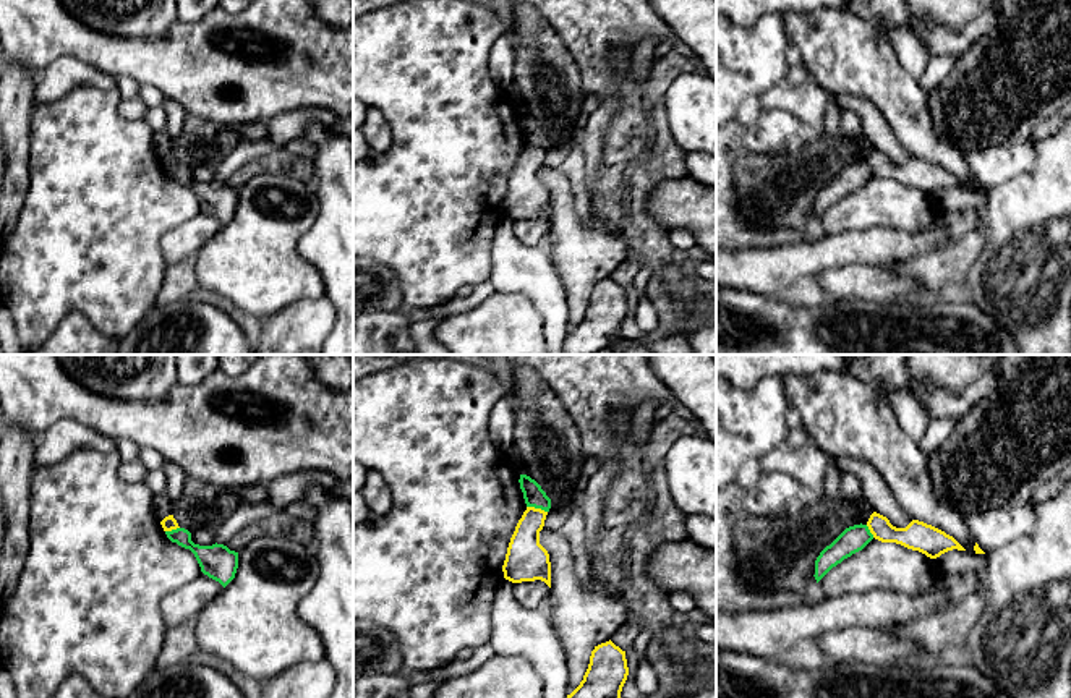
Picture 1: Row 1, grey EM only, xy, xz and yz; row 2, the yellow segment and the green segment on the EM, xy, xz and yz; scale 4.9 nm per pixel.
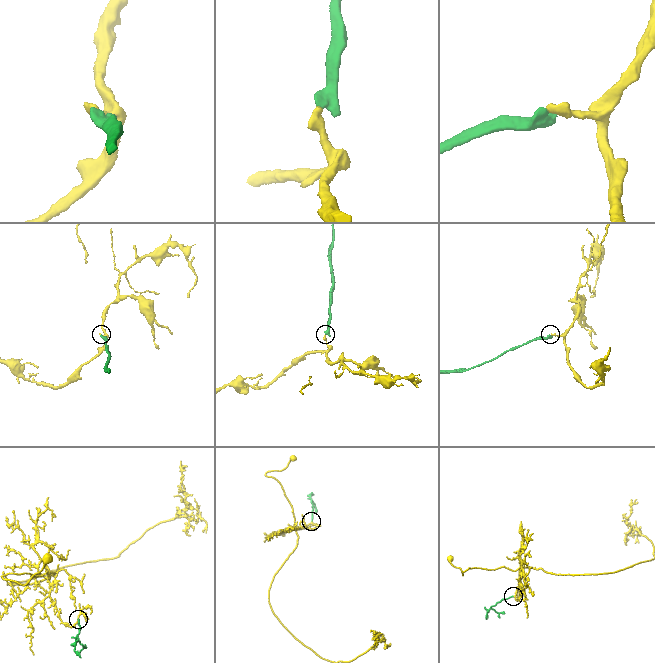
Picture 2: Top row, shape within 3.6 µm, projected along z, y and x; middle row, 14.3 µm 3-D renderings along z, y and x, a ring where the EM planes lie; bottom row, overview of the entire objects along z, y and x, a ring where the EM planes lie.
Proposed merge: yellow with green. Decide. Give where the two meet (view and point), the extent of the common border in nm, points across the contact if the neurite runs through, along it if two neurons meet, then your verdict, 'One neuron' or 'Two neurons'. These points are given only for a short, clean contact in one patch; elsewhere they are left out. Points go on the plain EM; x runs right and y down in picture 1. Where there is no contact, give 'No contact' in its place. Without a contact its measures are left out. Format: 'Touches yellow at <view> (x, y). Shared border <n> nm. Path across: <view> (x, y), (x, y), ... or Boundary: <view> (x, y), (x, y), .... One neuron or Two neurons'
Touches yellow at xz (537, 146). Shared border 110 nm. Boundary: xz (527, 143), (546, 149). Two neurons

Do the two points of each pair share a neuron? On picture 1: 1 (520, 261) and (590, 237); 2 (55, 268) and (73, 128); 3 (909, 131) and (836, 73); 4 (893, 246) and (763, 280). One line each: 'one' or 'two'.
1: two
2: one
3: one
4: one

